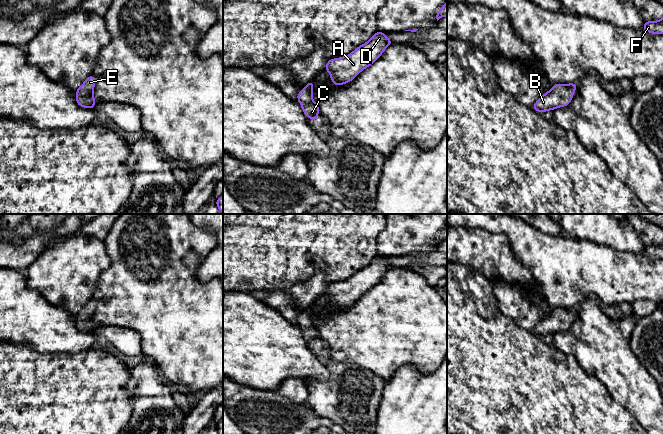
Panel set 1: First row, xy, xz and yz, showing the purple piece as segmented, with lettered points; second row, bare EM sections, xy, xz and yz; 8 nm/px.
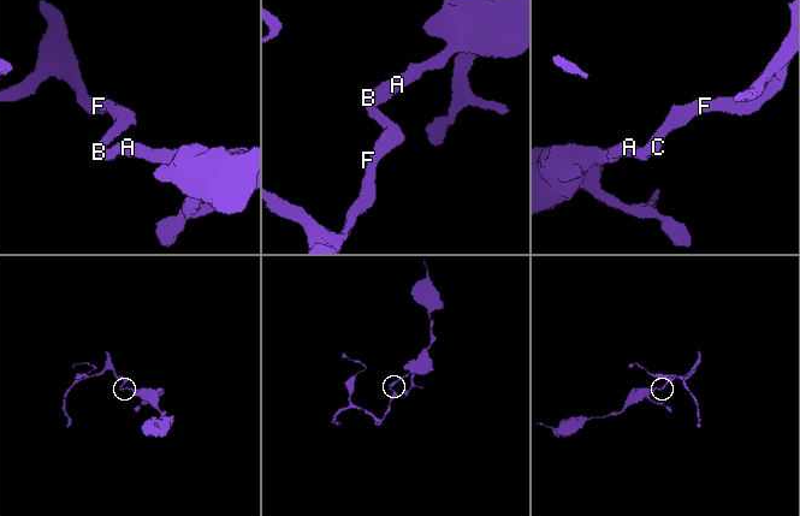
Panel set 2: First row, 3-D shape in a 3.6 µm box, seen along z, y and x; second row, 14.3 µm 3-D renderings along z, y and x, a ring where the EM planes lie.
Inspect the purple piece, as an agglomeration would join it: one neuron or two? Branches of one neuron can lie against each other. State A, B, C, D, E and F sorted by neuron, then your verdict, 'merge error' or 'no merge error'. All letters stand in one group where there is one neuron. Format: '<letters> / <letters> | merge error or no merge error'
A B C D E F | no merge error

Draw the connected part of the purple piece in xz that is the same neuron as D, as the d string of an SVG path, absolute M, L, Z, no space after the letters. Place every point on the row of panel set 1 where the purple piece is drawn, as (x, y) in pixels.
M379 30L369 41L358 46L345 57L329 59L325 70L329 72L333 85L344 85L352 81L362 70L373 64L393 41Z

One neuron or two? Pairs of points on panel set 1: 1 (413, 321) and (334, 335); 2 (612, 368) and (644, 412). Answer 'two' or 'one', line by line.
1: one
2: one

